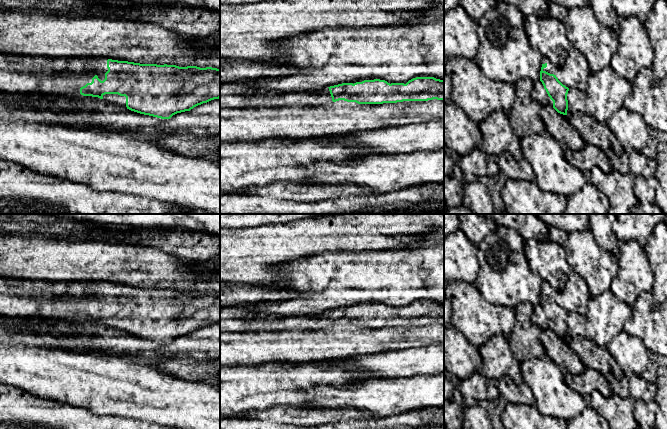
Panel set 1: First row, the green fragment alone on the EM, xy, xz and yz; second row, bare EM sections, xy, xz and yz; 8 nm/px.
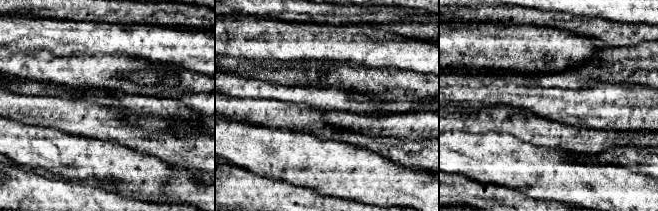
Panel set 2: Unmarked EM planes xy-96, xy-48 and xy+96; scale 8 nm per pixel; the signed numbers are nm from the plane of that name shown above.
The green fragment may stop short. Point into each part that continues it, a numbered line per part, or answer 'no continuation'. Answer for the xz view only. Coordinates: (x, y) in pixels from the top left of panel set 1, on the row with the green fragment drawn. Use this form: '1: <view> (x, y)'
1: xz (232, 94)

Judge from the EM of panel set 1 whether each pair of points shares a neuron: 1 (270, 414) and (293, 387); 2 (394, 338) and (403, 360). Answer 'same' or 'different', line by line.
1: different
2: different

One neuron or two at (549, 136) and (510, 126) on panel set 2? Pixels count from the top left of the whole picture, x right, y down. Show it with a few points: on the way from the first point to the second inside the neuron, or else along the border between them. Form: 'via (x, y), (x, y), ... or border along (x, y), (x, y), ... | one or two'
via (539, 131), (527, 126), (520, 126) | one

